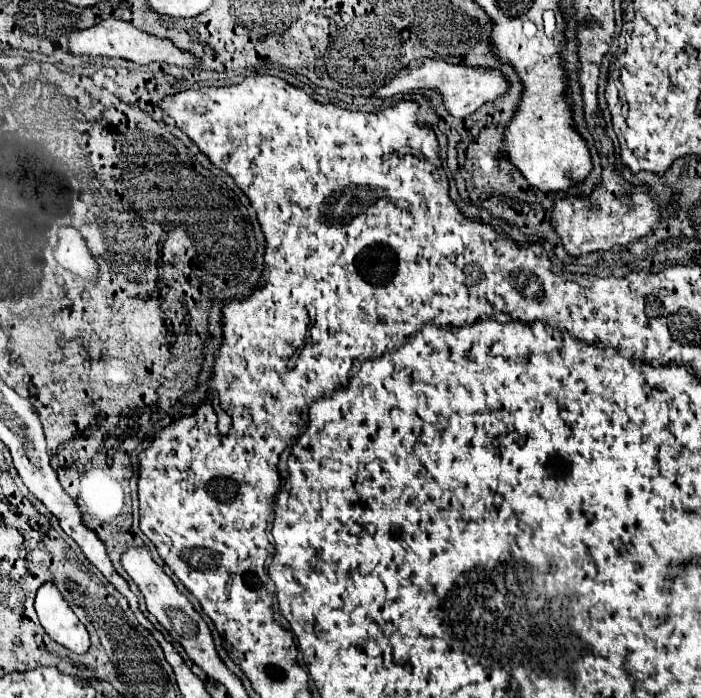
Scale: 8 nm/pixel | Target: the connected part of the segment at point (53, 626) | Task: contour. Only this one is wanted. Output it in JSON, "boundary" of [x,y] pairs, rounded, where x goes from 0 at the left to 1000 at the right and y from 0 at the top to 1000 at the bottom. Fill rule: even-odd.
{"boundary":[[[63,835],[51,850],[51,878],[66,907],[106,936],[123,936],[128,913],[120,893],[106,881],[80,835]]]}

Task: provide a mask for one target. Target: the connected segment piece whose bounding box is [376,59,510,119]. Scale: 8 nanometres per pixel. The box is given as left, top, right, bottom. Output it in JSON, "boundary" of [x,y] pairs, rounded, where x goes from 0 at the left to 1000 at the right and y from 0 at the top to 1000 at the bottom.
{"boundary":[[[593,85],[571,107],[565,107],[553,122],[548,122],[536,136],[559,139],[565,133],[576,133],[576,130],[588,130],[588,128],[625,128],[633,136],[636,156],[642,159],[642,165],[662,170],[662,168],[673,165],[685,150],[702,148],[713,139],[719,139],[725,125],[728,125],[728,119],[713,99],[645,93],[631,85]]]}

